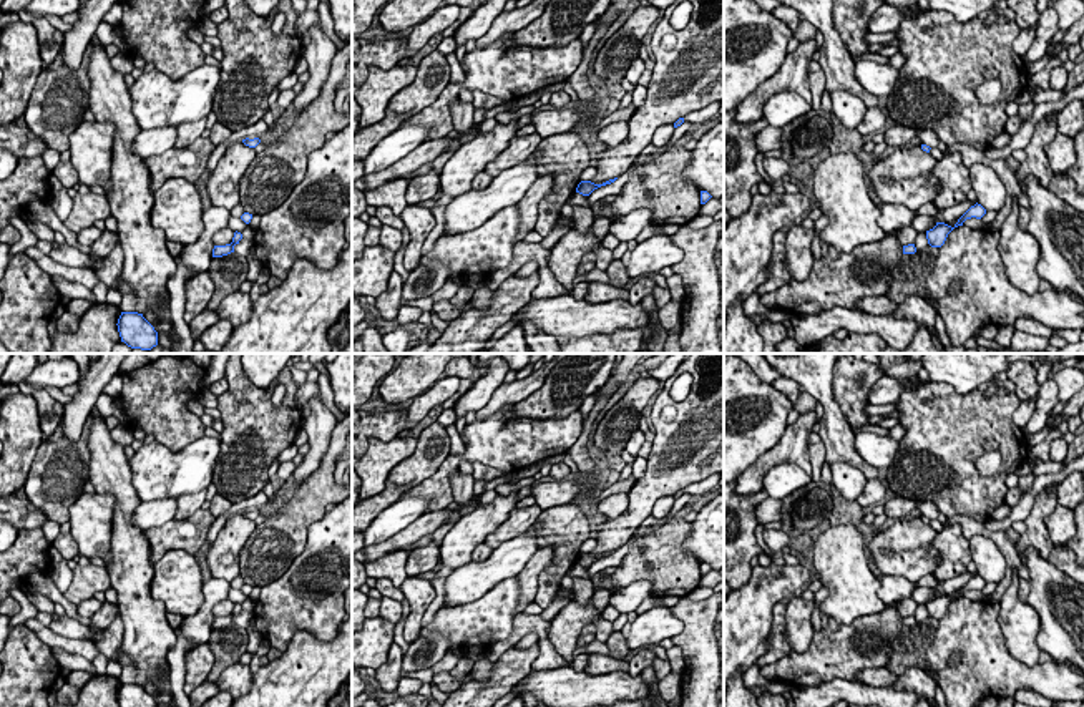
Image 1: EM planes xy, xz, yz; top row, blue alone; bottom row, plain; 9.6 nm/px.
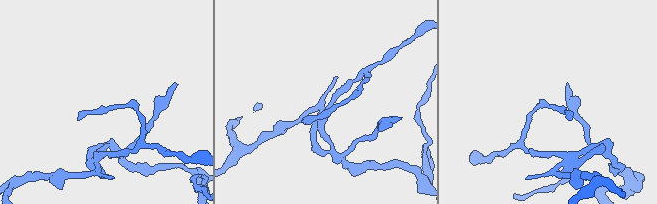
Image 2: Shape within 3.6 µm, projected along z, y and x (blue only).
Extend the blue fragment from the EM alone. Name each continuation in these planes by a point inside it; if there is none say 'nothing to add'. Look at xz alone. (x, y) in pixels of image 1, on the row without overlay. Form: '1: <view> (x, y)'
nothing to add

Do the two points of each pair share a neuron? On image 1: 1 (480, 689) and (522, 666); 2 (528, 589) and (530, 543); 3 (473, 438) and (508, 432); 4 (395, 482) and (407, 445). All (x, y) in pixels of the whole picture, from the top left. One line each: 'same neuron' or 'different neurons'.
1: same neuron
2: different neurons
3: same neuron
4: different neurons

